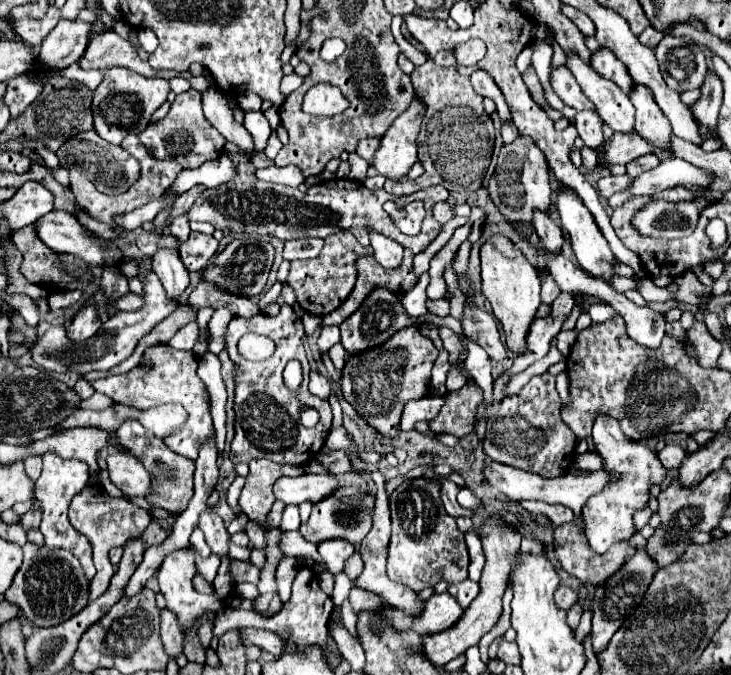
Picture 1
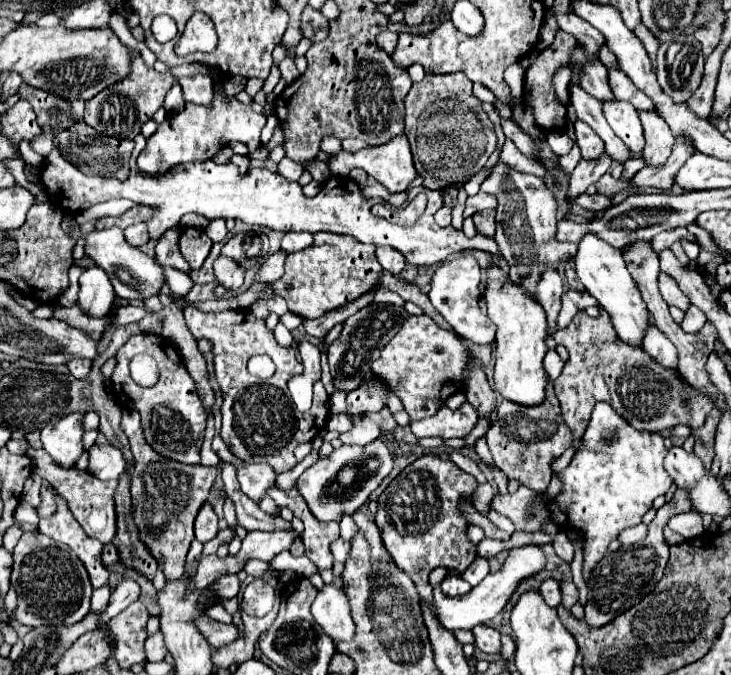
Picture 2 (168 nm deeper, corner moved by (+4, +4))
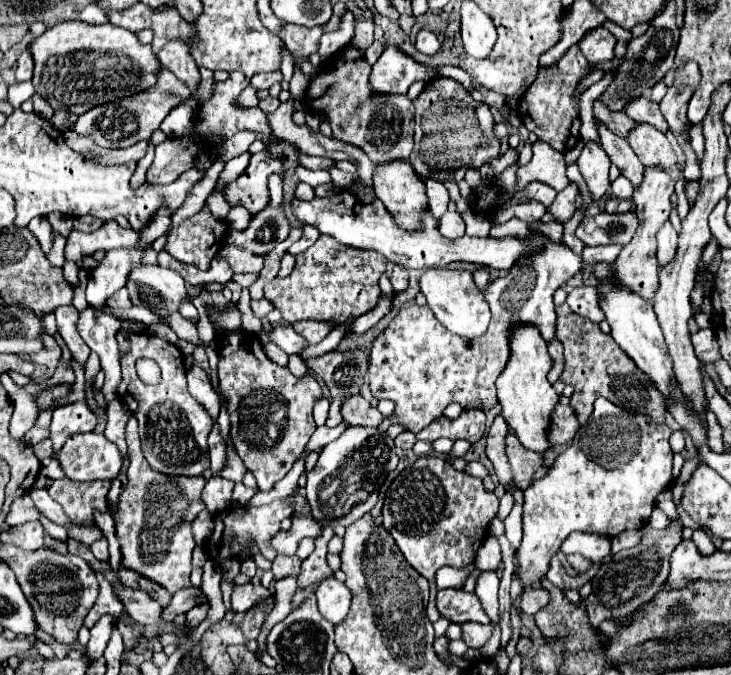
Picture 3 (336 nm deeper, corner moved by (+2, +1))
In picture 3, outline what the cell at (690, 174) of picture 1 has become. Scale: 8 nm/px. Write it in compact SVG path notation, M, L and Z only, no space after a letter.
M697 125L693 131L691 131L691 147L693 147L693 151L695 151L695 155L697 155L697 159L699 159L699 163L703 161L703 133L701 133L701 129L699 129L701 125Z

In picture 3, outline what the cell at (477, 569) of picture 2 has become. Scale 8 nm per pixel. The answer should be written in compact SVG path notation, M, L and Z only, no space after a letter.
M483 571L477 577L477 585L475 585L475 593L483 603L485 613L489 615L489 619L493 623L497 623L499 619L499 609L497 609L497 591L499 591L499 577L495 571Z

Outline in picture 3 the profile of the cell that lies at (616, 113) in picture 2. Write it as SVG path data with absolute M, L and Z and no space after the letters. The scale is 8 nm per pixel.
M637 123L625 139L643 165L659 165L667 169L673 175L673 179L679 177L679 171L675 169L673 149L661 131L657 131L649 123Z

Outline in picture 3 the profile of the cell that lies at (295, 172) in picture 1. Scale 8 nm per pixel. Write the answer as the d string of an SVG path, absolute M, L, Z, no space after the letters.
M297 167L295 169L295 177L311 187L317 187L317 185L323 185L323 183L331 183L331 175L329 171L311 171L311 169L305 169L305 167Z

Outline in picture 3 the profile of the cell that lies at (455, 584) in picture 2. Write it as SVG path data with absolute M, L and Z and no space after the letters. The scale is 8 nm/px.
M443 589L437 593L437 609L443 617L465 623L465 621L479 621L487 619L479 597L475 593L467 593L463 589Z

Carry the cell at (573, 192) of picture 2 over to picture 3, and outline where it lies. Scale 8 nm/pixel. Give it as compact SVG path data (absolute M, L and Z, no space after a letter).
M569 183L561 193L557 193L555 201L551 207L547 207L547 211L559 221L565 223L571 219L571 215L575 213L575 197L577 197L579 185L577 183Z

